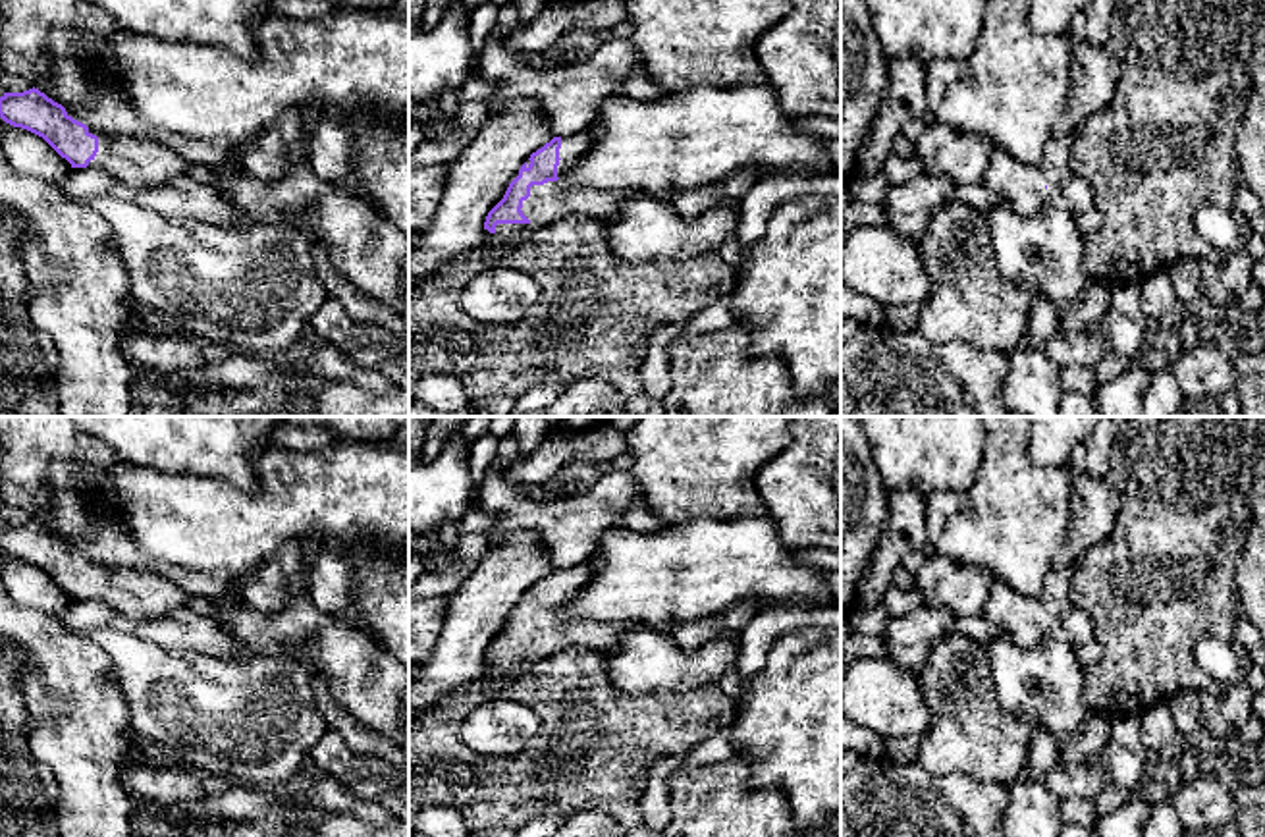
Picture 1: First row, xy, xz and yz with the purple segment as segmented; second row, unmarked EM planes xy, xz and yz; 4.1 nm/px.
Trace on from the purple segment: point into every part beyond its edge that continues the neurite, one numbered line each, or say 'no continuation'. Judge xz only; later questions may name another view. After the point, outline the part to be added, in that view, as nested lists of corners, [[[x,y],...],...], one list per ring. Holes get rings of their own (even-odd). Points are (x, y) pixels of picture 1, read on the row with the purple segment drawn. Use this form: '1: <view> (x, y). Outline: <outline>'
1: xz (552, 201). Outline: [[[588,127],[577,135],[561,137],[557,181],[532,185],[530,197],[523,201],[523,214],[528,224],[498,224],[496,233],[511,239],[525,233],[534,233],[548,224],[565,216],[582,214],[607,222],[613,214],[623,191],[590,189],[582,185],[563,183],[571,166],[584,156],[596,143],[594,129]]]

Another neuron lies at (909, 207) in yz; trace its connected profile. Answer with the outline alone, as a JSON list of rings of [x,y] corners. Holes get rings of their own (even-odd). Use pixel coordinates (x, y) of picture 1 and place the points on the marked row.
[[[926,172],[902,185],[889,185],[883,201],[887,226],[918,239],[931,214],[949,202],[955,187],[955,181]]]

